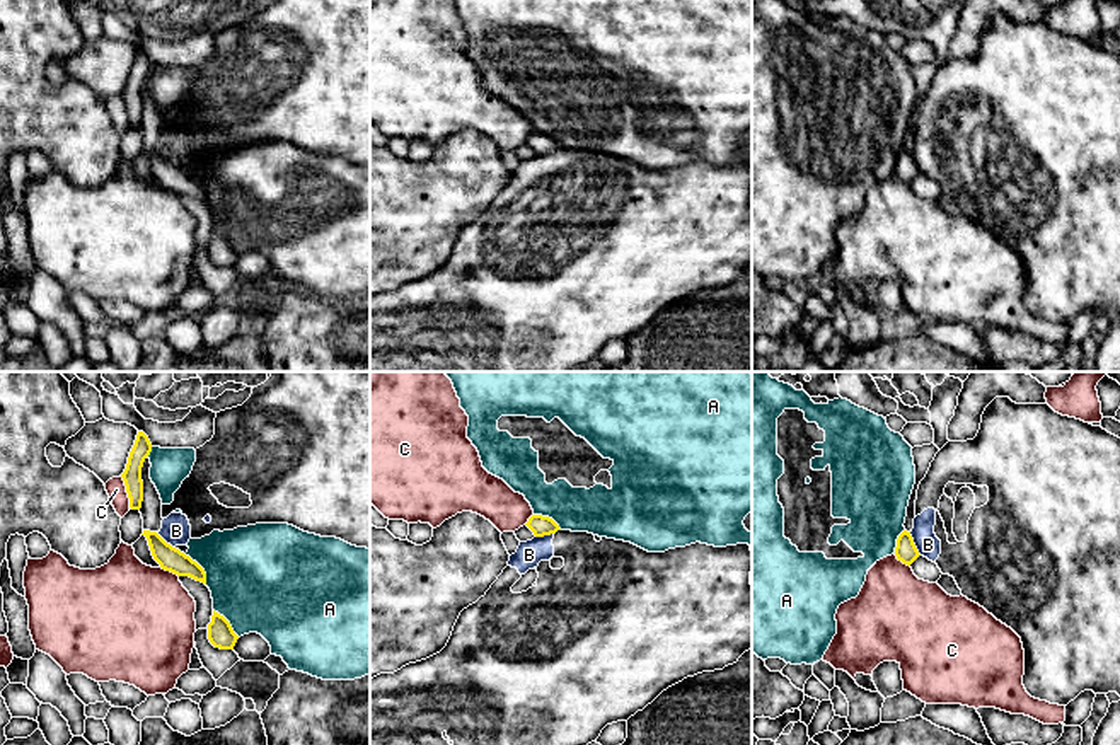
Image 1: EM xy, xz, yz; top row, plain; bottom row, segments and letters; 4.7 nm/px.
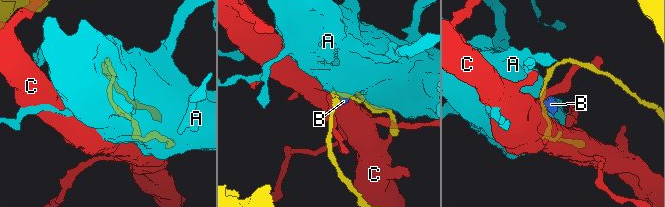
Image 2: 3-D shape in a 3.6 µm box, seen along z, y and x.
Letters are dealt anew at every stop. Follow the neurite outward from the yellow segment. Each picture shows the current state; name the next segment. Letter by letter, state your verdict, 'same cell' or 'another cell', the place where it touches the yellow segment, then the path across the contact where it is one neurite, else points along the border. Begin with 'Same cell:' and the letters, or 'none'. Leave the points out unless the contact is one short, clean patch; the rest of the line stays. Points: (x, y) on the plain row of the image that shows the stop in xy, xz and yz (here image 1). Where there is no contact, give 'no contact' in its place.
Same cell: none
A: another cell | xy (202, 186)
B: another cell | yz (914, 162) | along yz (909, 150), (921, 173)
C: another cell | xy (127, 109)

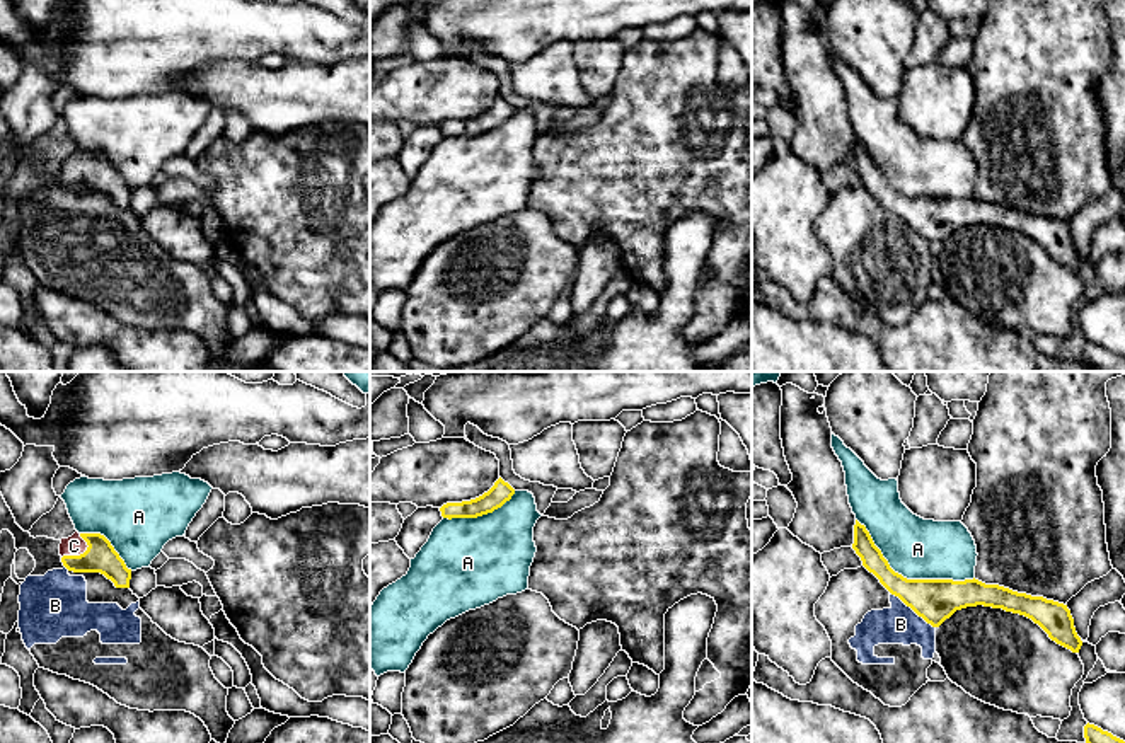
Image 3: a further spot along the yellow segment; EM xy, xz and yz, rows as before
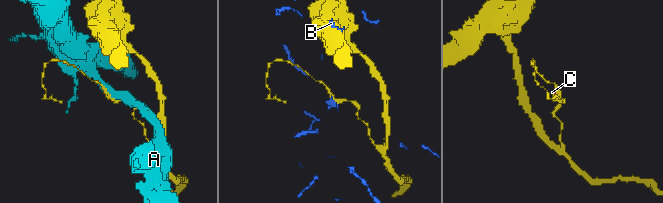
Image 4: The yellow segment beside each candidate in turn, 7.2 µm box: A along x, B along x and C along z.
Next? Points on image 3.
Same cell: C
A: another cell | yz (909, 198)
B: another cell | yz (912, 227)
C: same cell | xy (80, 172) | across xy (101, 176), (80, 172), (74, 164)

